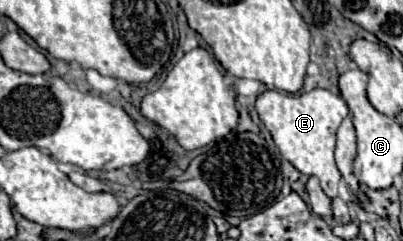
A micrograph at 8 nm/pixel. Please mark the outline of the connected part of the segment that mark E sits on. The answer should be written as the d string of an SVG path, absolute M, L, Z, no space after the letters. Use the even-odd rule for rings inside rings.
M266 90L256 100L256 112L262 124L274 138L284 160L288 160L296 170L306 176L320 178L324 192L330 198L338 196L338 184L342 180L336 162L334 162L334 146L336 146L336 130L344 116L348 114L348 106L344 100L328 90L310 90L304 94L286 94L278 90Z

